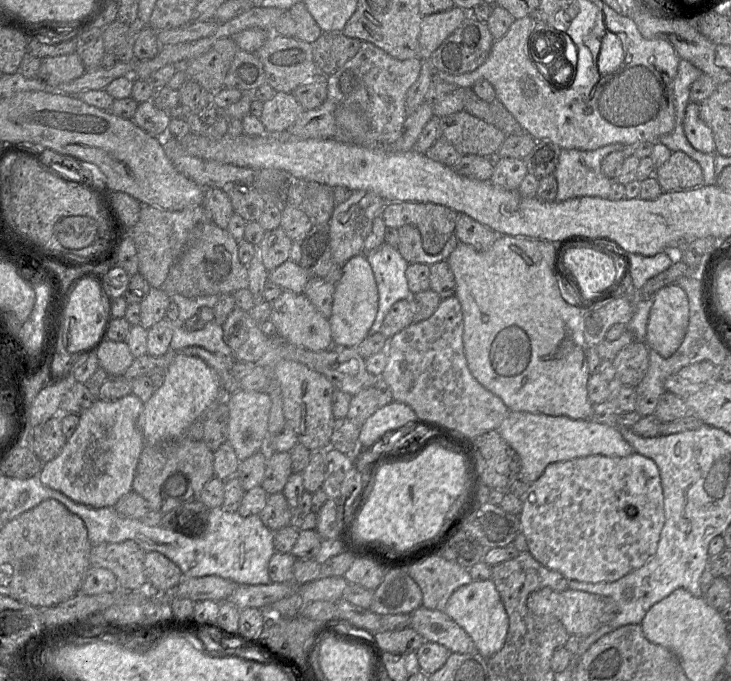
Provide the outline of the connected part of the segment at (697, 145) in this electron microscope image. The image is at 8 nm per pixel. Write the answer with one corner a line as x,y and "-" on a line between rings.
689,102
684,117
684,132
690,144
698,151
715,154
711,129
699,117
699,103

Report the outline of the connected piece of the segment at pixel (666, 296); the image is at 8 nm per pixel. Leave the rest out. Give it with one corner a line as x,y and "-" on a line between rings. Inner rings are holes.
676,283
653,295
645,343
661,357
671,357
682,344
689,323
688,297

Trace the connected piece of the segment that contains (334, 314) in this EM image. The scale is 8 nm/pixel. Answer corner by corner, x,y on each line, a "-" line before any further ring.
366,256
352,257
341,269
335,285
329,323
333,347
357,347
367,336
378,310
378,290

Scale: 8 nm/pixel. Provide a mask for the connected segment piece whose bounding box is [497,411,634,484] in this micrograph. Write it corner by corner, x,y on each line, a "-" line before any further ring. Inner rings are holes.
510,411
497,430
518,454
520,473
530,484
542,475
550,463
591,455
626,457
634,452
616,425
597,423
590,419

